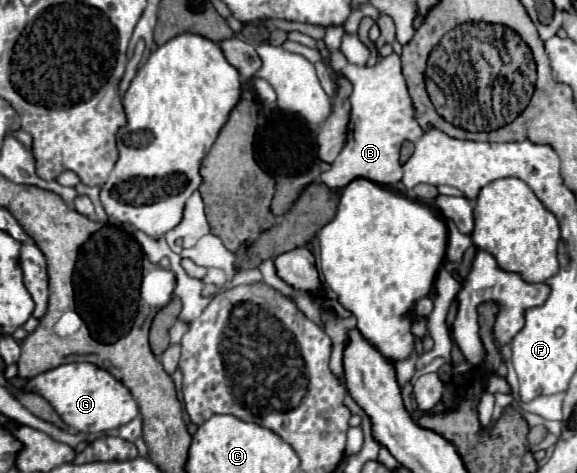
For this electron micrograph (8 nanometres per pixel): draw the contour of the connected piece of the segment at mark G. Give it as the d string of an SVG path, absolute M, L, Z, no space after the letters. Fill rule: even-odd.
M71 362L51 368L31 378L23 386L23 390L43 396L67 426L77 428L83 434L97 434L119 428L131 422L139 414L139 406L133 400L131 392L119 380L115 380L107 370L89 362Z

